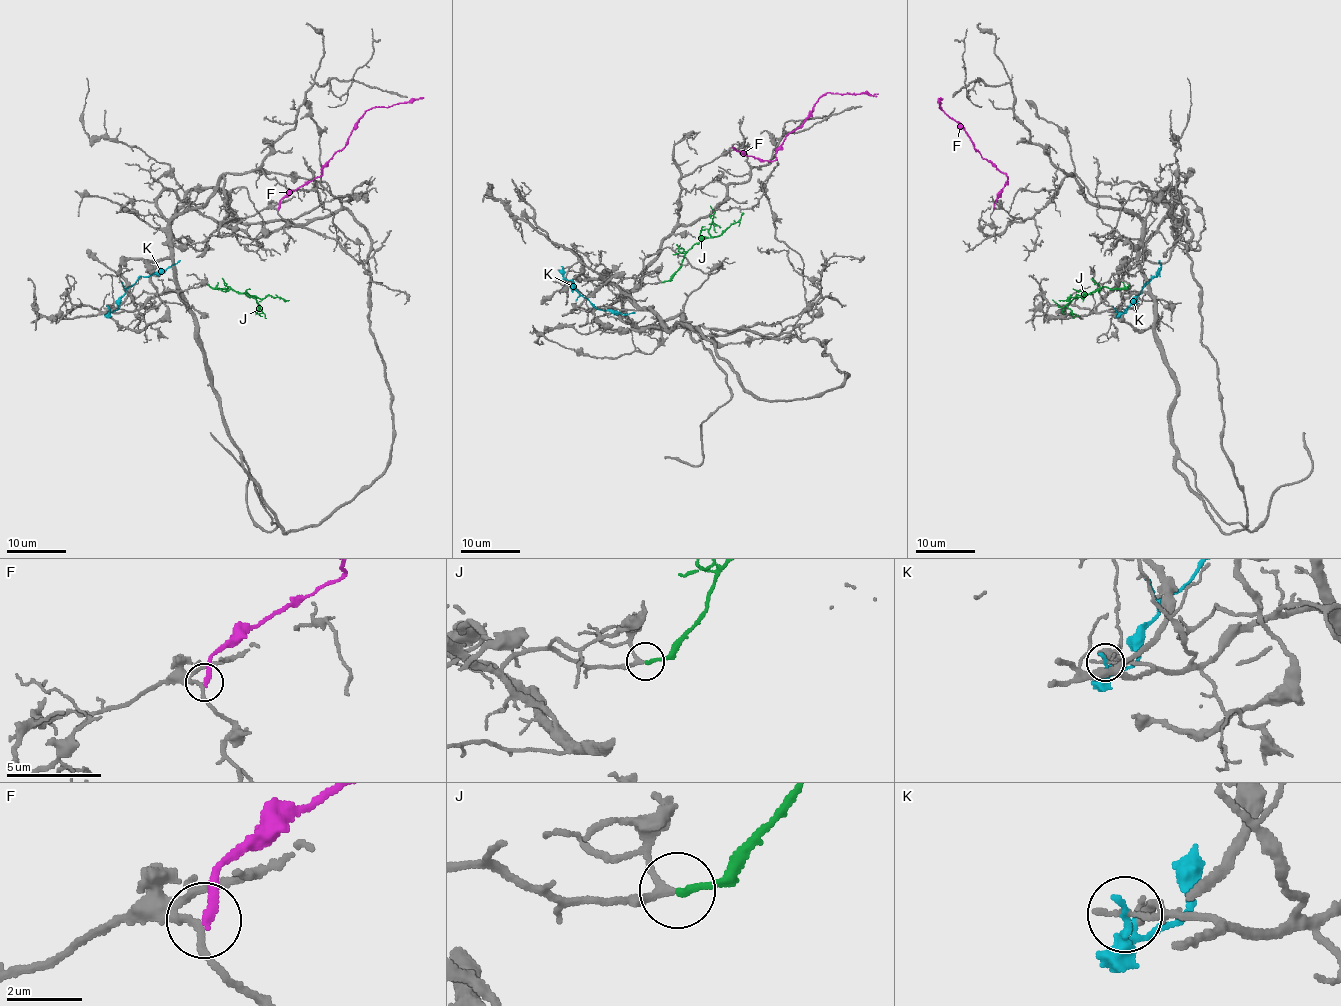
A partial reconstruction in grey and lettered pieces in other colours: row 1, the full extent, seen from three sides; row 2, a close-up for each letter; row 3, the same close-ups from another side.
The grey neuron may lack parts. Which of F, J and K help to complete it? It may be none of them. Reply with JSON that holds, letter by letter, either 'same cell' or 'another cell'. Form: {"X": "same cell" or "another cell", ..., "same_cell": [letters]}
{"F": "another cell", "J": "same cell", "K": "another cell", "same_cell": ["J"]}

